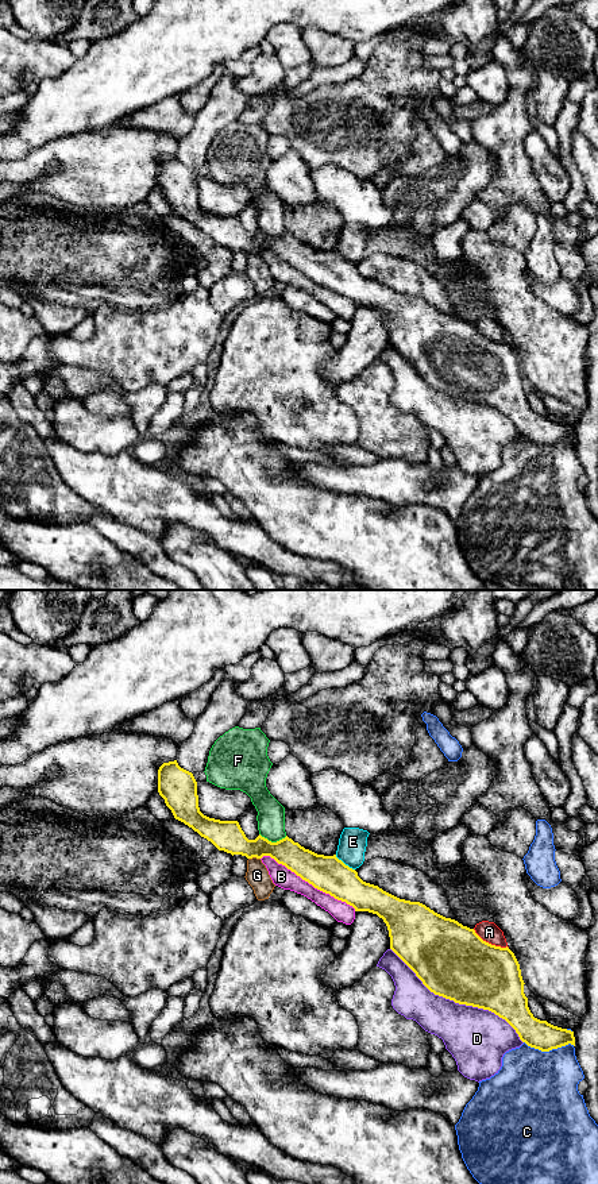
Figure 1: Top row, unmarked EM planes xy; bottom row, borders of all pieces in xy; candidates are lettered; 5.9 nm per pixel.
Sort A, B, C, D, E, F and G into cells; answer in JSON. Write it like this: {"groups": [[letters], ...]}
{"groups": [["A"], ["B"], ["C"], ["D"], ["E"], ["F"], ["G"]]}

